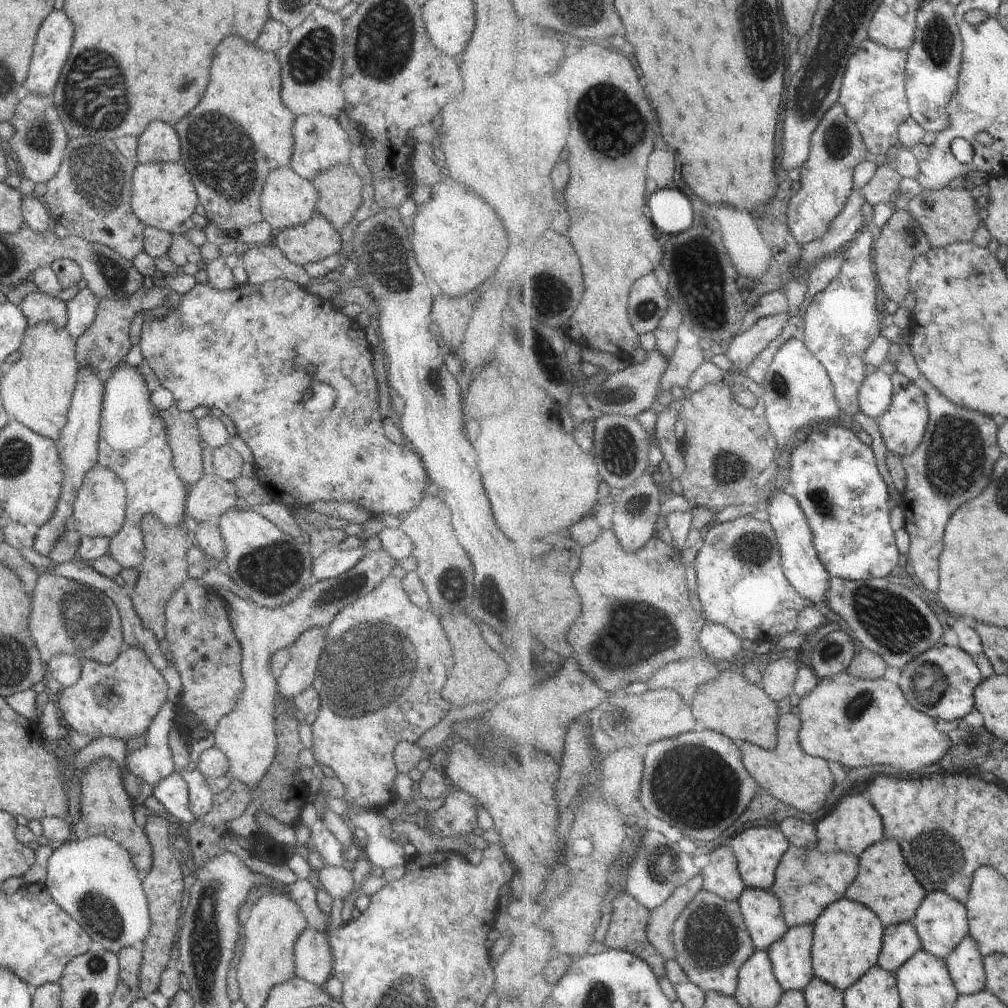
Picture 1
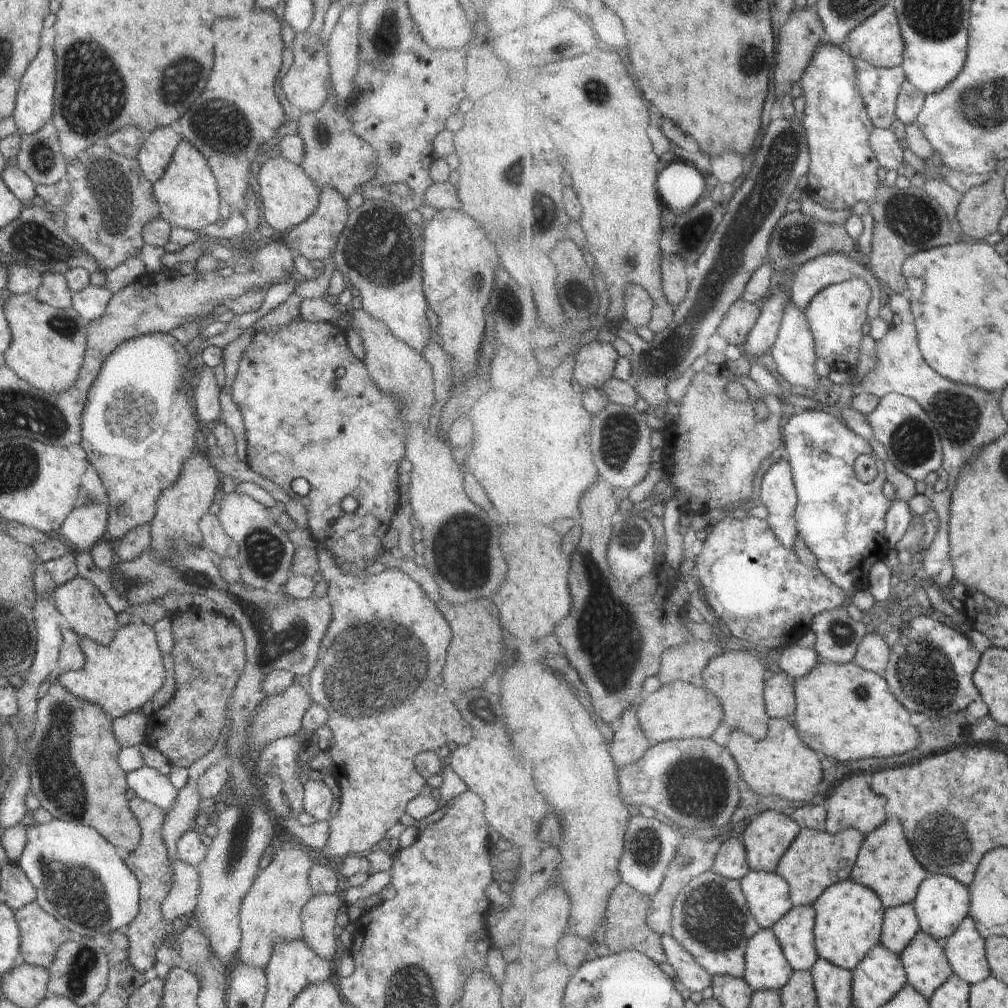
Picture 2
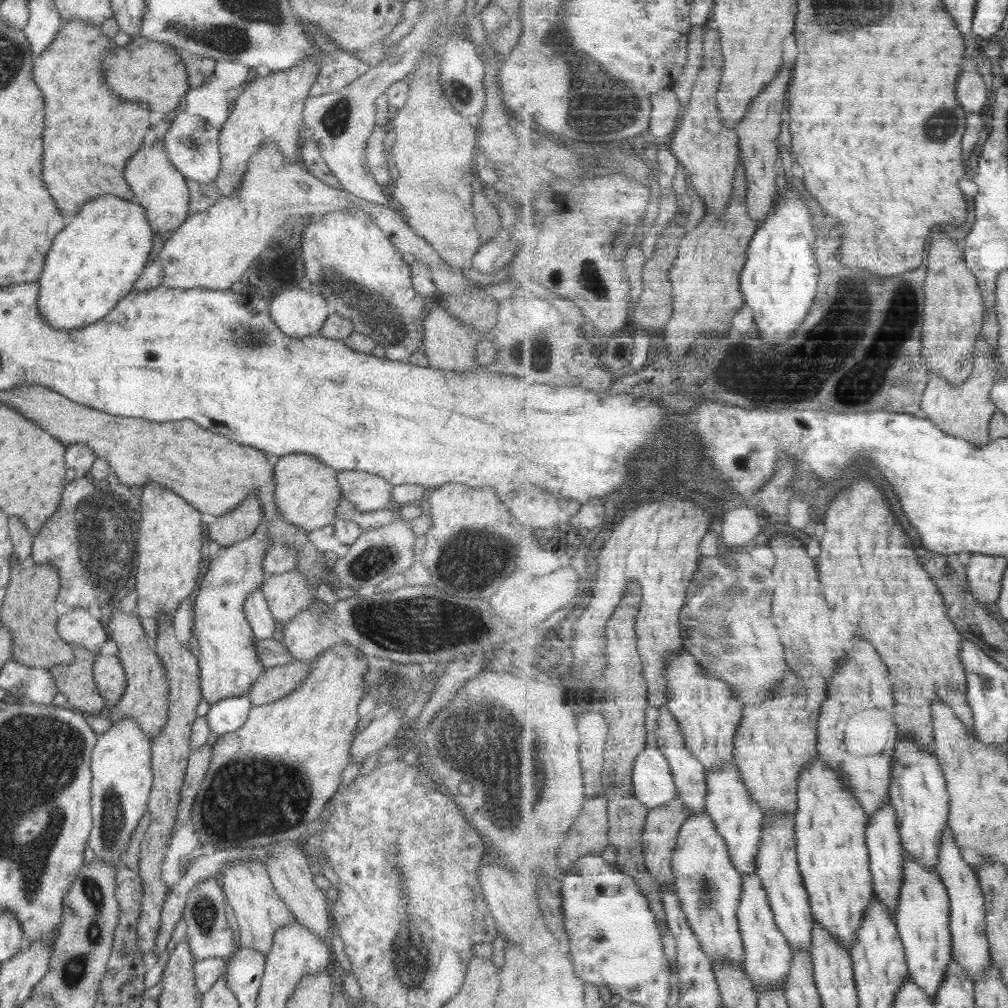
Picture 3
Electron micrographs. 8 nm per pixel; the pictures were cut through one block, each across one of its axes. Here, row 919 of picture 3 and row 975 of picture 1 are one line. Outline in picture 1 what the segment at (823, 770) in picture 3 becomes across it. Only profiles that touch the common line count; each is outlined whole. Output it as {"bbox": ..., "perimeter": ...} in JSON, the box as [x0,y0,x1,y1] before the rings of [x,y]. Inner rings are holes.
{"bbox":[815,898,886,989],"perimeter":[[[848,898],[829,906],[815,927],[815,976],[838,986],[851,989],[861,978],[879,965],[885,945],[886,927],[872,907]]]}

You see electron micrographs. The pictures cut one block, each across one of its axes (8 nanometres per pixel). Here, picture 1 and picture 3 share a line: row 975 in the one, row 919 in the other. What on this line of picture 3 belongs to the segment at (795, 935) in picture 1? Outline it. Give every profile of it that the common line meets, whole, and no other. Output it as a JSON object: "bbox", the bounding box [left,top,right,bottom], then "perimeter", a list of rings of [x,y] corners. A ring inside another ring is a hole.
{"bbox":[758,815,815,952],"perimeter":[[[768,815],[764,824],[763,845],[759,852],[758,876],[764,880],[775,910],[776,922],[787,935],[796,952],[812,952],[814,948],[815,911],[799,863],[799,838],[796,815]]]}

